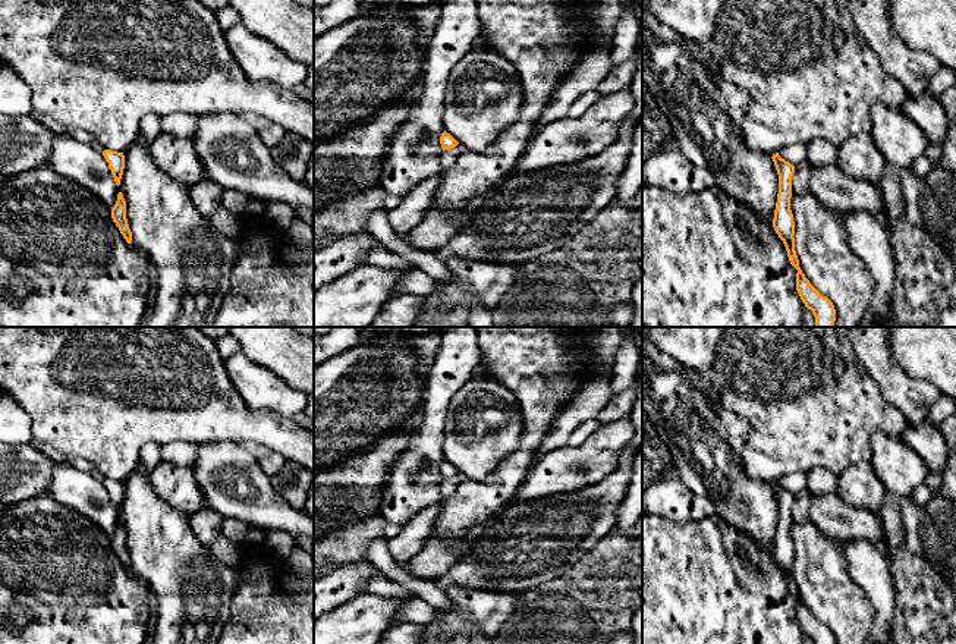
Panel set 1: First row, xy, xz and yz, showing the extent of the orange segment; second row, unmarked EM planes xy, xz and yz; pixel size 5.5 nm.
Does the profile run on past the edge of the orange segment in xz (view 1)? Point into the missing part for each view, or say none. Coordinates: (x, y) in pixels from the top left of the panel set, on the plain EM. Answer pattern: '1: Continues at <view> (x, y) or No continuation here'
1: No continuation here

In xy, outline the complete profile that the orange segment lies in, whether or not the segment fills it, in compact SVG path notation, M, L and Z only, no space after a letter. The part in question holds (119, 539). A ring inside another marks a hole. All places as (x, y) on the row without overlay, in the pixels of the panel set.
M122 521L117 522L117 530L114 535L111 537L111 547L119 556L126 571L132 572L132 560L129 557L128 547L126 547L126 530Z

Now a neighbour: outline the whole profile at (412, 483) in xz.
M474 327L441 330L418 430L397 455L380 489L378 513L387 522L403 527L427 506L441 503L440 465L444 461L441 444L447 408L455 393L475 376L479 361L479 340Z

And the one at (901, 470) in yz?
M874 433L871 450L869 461L887 494L911 497L921 484L925 484L930 472L927 462L902 439Z

